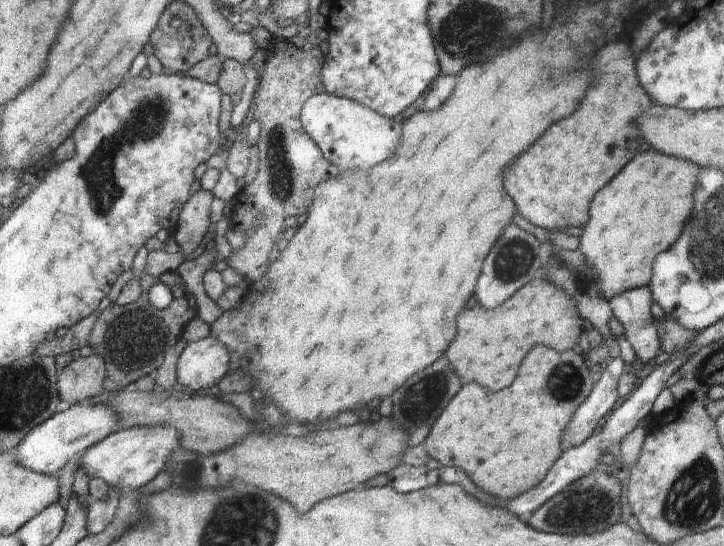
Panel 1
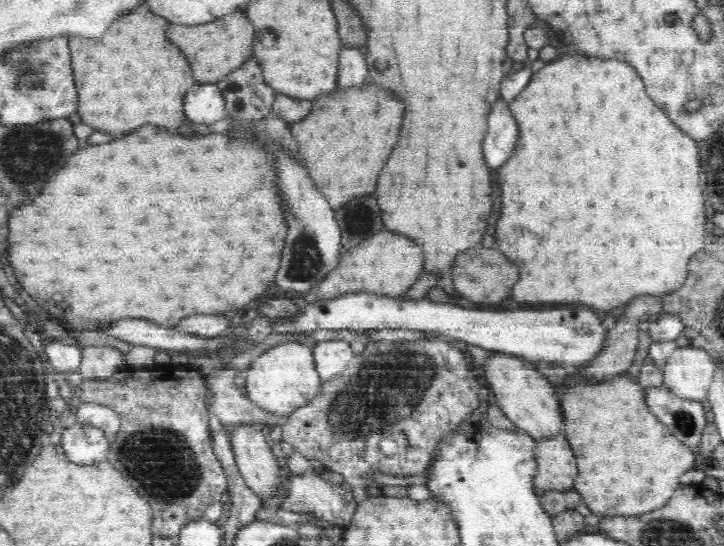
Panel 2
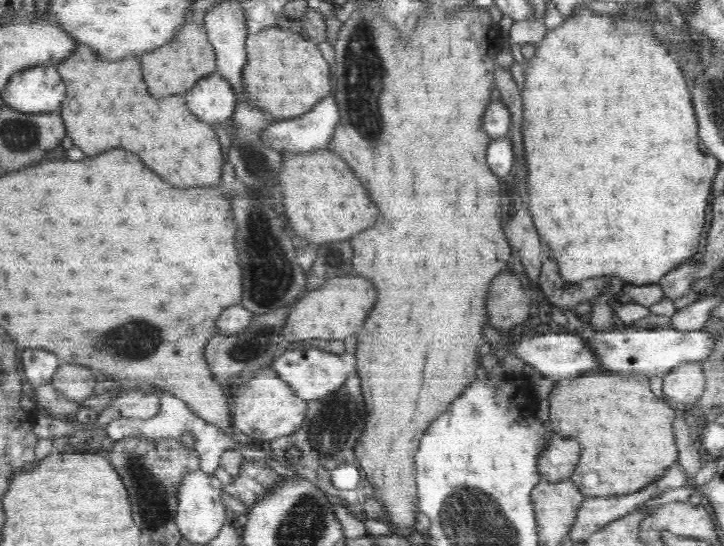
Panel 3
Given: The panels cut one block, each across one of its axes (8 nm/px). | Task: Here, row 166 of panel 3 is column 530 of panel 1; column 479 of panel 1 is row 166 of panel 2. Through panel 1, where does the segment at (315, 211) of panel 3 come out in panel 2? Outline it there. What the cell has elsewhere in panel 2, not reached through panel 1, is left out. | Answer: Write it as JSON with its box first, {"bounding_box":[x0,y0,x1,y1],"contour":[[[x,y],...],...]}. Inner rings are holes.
{"bounding_box":[292,81,404,210],"contour":[[[366,81],[363,85],[352,88],[337,88],[333,92],[317,96],[312,110],[302,120],[292,123],[292,135],[298,141],[298,151],[303,159],[305,169],[314,180],[316,188],[324,198],[332,204],[332,210],[338,210],[344,202],[374,192],[380,170],[384,168],[400,132],[400,124],[404,120],[404,104],[388,90],[374,86],[375,82]]]}

